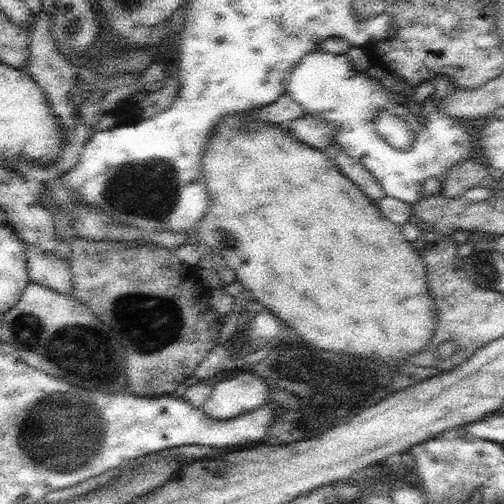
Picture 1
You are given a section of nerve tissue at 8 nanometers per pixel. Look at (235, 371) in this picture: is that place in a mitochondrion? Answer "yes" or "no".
no

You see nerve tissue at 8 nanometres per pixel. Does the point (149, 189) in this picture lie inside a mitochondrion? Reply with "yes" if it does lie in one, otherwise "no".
yes

